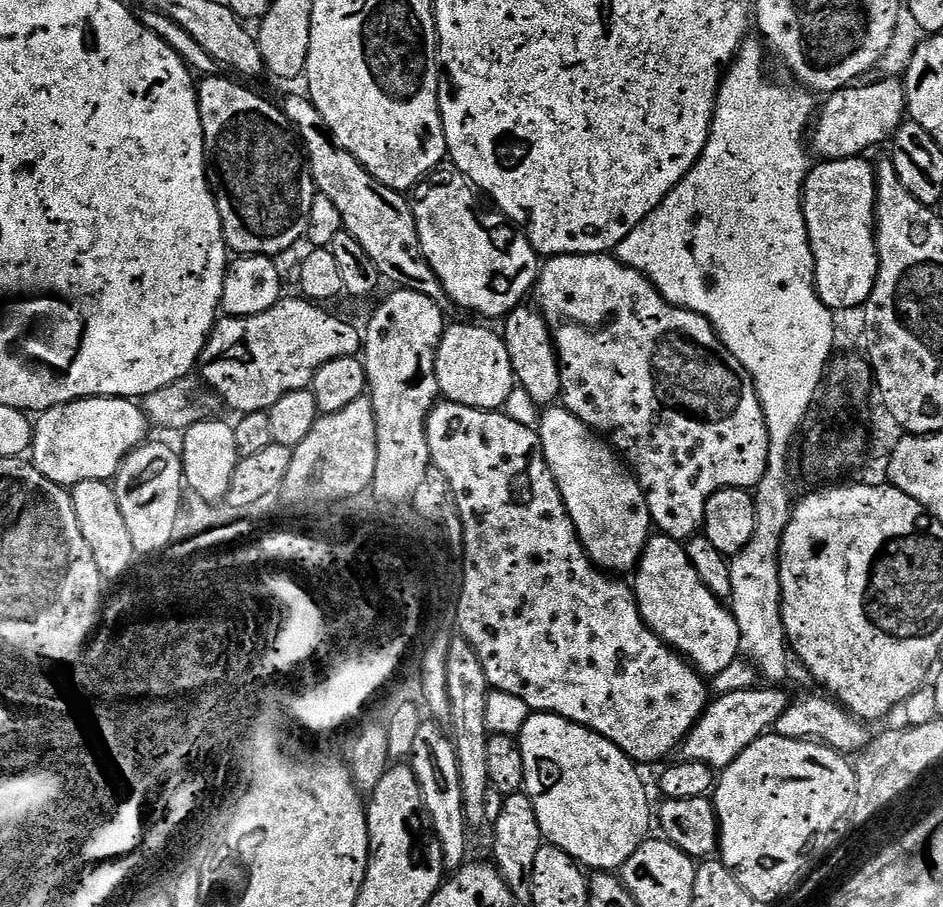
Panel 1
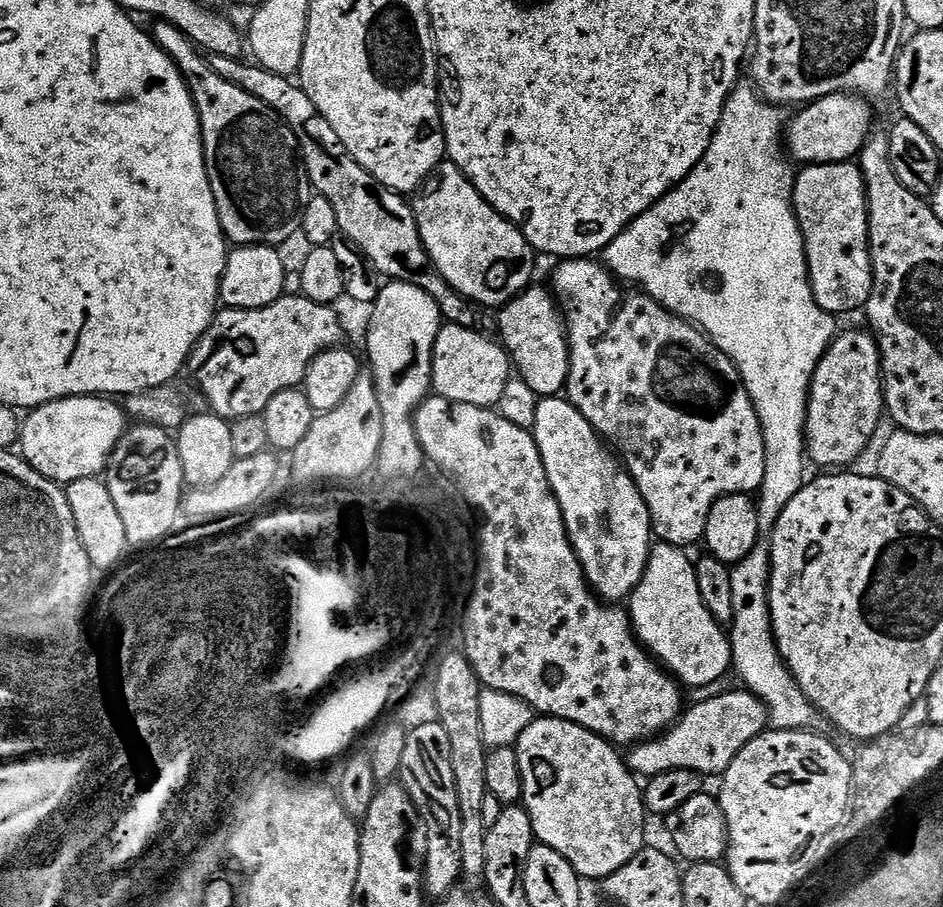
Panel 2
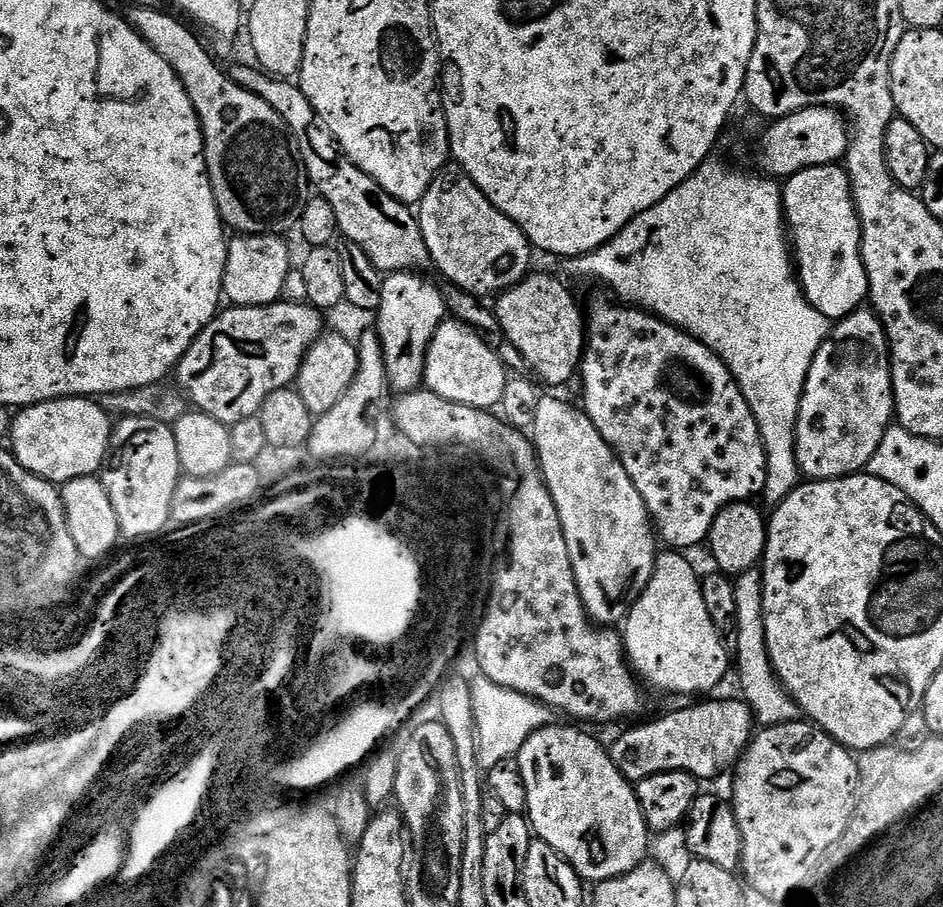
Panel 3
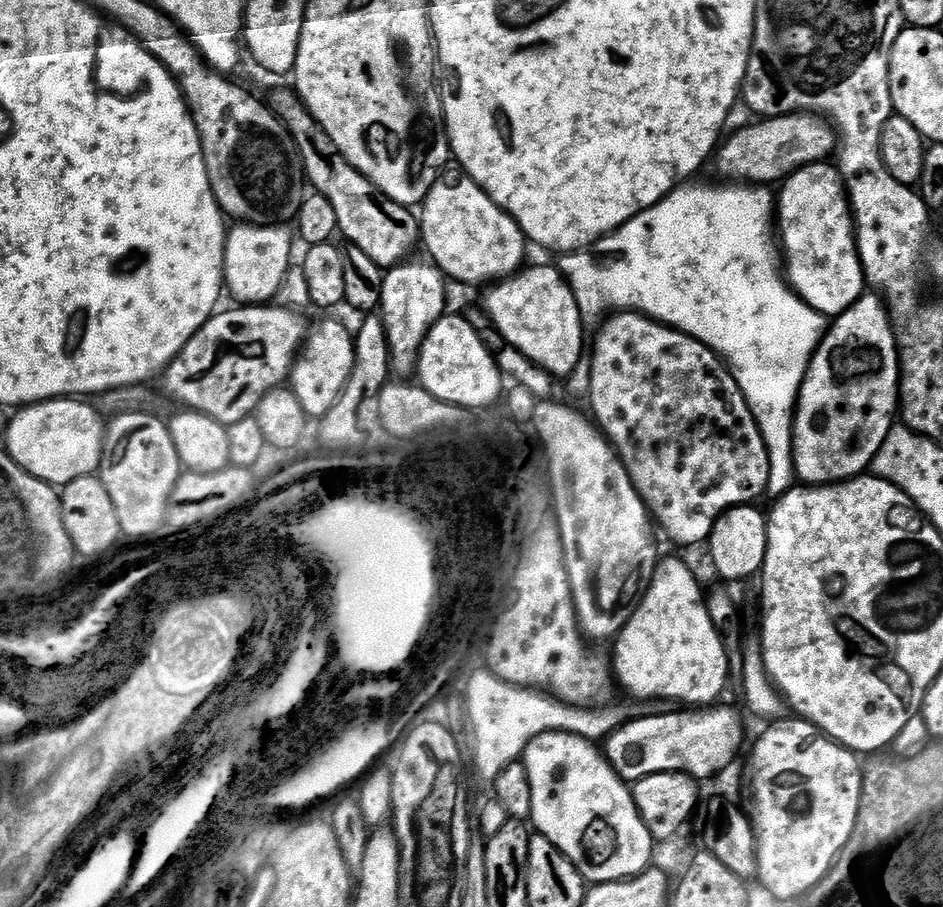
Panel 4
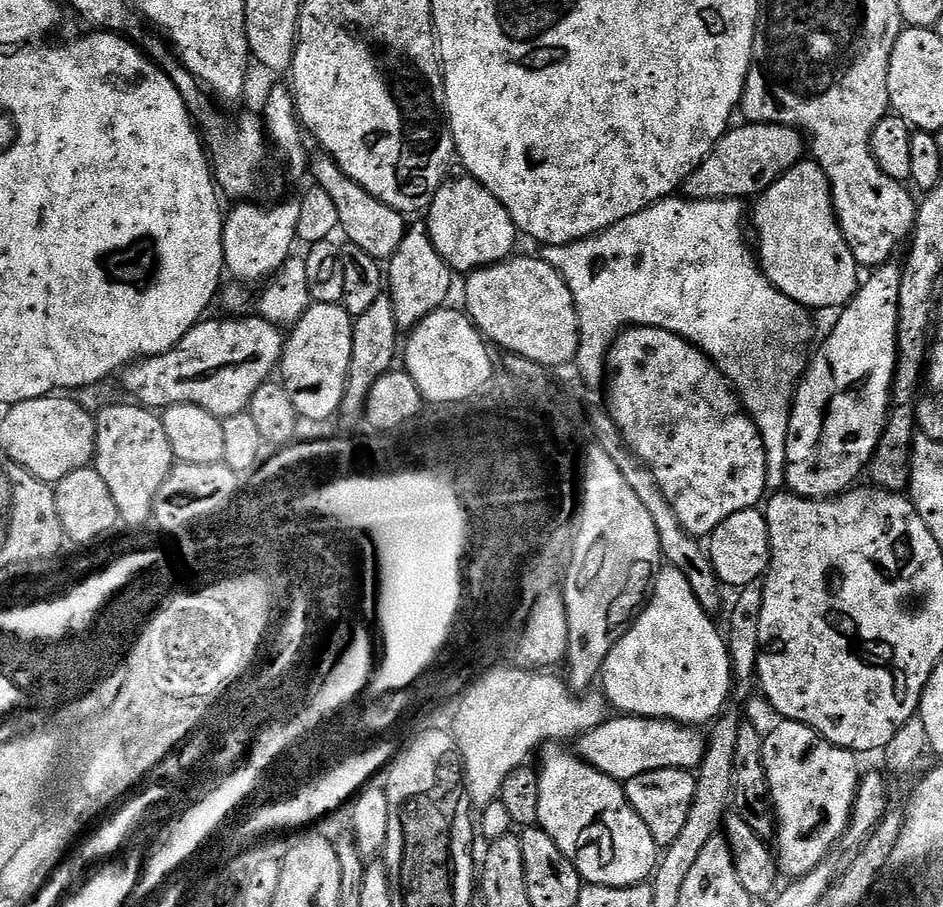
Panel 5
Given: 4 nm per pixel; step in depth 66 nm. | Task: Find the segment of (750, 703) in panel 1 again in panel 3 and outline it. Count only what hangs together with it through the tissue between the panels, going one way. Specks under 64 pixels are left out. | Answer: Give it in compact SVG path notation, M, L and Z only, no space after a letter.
M740 698L712 700L676 710L664 718L621 733L615 739L620 748L610 748L609 756L630 782L639 782L662 772L686 772L702 782L714 780L747 749L753 726L754 715L747 701Z

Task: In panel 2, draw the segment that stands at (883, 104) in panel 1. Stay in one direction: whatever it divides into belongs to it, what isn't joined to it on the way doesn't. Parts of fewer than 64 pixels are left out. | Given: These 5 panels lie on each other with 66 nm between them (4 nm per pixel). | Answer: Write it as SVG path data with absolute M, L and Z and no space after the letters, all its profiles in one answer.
M839 92L805 105L785 129L784 144L789 157L798 164L842 164L859 157L873 131L872 108L863 96Z

